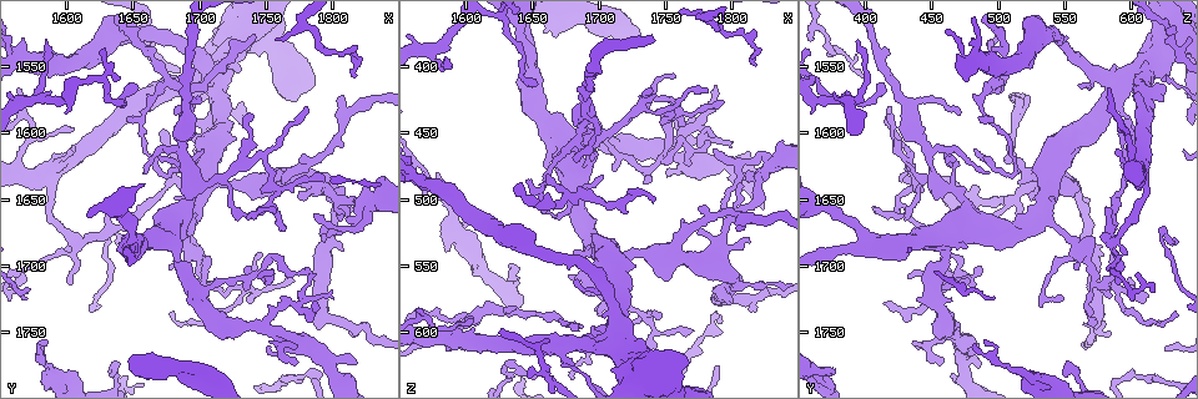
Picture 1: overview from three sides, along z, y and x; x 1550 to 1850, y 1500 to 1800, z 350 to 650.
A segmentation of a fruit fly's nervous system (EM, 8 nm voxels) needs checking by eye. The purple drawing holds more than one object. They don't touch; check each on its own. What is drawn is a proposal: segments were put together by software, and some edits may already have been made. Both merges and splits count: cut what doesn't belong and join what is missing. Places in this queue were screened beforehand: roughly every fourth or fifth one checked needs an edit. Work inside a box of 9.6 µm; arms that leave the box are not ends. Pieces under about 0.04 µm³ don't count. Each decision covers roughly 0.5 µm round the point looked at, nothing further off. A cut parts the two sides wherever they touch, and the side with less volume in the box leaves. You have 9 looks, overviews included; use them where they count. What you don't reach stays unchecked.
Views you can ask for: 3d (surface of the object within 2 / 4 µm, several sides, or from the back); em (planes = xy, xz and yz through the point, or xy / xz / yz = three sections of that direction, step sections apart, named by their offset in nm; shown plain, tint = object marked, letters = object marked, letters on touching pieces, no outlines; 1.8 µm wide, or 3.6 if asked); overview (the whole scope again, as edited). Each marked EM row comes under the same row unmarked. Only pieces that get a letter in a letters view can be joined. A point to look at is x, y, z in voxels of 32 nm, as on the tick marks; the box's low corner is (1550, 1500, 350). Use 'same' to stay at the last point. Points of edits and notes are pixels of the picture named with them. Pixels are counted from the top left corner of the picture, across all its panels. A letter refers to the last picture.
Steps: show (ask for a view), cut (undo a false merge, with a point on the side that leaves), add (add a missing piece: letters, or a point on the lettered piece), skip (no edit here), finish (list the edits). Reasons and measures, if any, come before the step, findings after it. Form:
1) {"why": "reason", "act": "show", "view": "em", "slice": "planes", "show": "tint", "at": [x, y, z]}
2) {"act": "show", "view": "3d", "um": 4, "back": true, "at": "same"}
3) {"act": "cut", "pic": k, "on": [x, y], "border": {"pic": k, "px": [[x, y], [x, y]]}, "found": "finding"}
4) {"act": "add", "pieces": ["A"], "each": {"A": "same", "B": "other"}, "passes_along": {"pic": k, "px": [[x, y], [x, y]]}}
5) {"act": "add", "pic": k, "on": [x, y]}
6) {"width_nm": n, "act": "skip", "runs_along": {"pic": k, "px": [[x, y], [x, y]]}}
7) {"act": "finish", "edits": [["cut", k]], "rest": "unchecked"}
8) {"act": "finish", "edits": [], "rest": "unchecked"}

{"why": "two arms in line, one across", "act": "show", "view": "em", "slice": "xy", "step": 16, "show": "tint", "at": [1606, 1680, 588]}

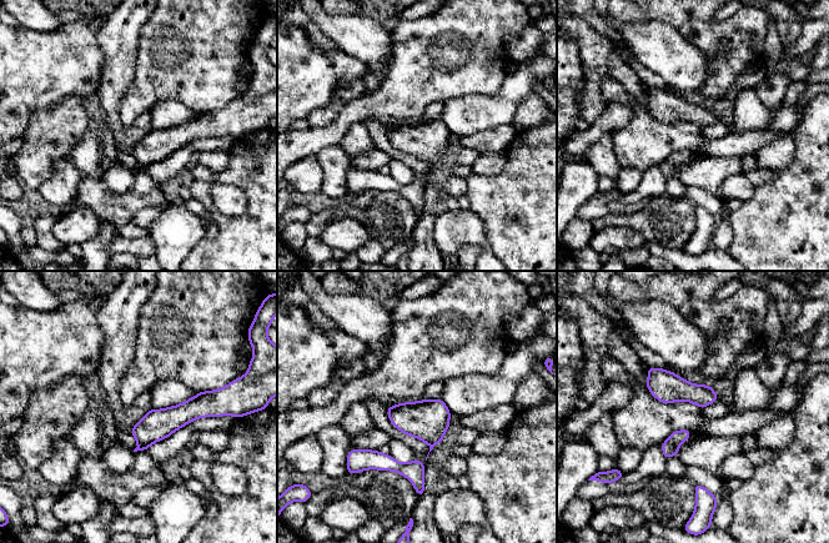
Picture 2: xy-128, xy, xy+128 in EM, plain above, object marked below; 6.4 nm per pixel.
{"act": "show", "view": "em", "slice": "planes", "show": "letters", "at": "same"}

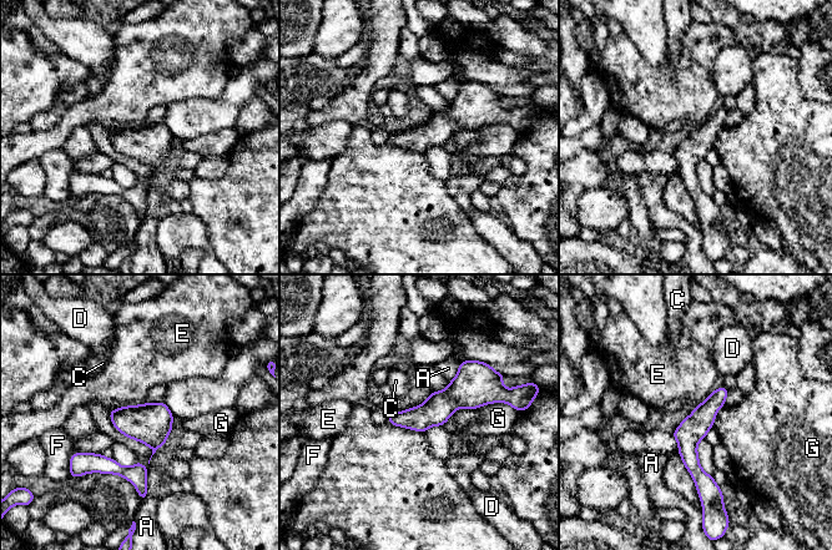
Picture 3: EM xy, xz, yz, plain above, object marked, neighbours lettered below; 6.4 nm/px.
{"act": "skip", "each": {"A": "other", "C": "other", "D": "other", "E": "other", "F": "other", "G": "other"}, "runs_along": {"pic": 3, "px": [[492, 395], [391, 419]]}, "found": "continuous, no second cell"}

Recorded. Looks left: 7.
{"act": "show", "view": "3d", "um": 2, "at": [1590, 1626, 606]}

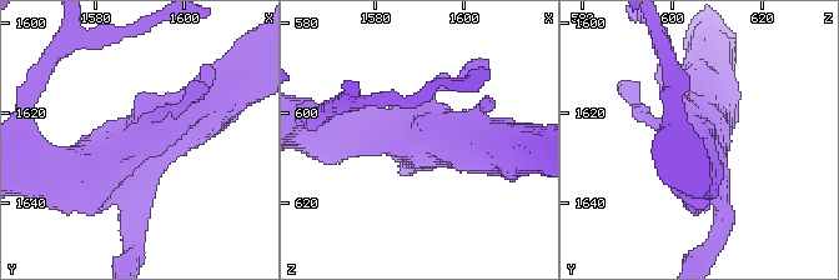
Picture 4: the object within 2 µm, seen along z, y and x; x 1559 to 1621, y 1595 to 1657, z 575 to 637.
{"why": "now the EM", "act": "show", "view": "em", "slice": "xz", "step": 16, "show": "tint", "at": [1589, 1627, 606]}

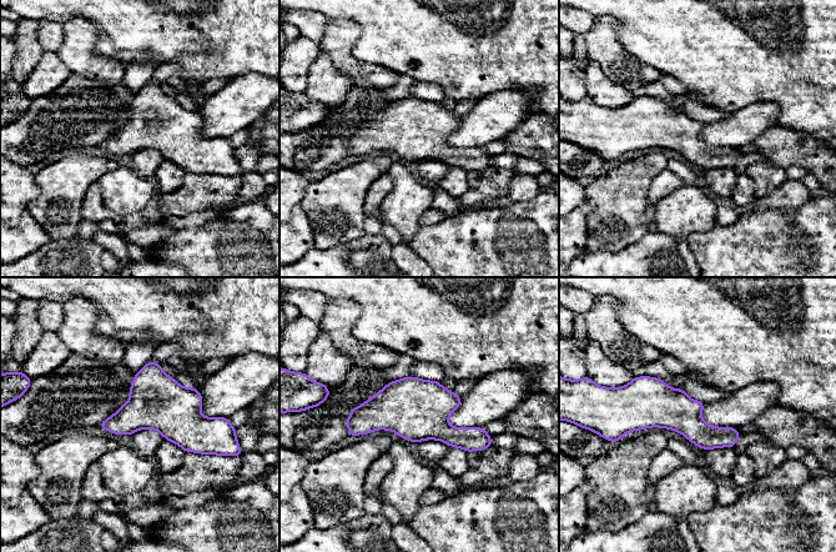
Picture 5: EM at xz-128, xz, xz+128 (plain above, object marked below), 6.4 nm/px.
{"why": "cut it another way", "act": "show", "view": "em", "slice": "yz", "step": 4, "show": "letters", "at": "same"}

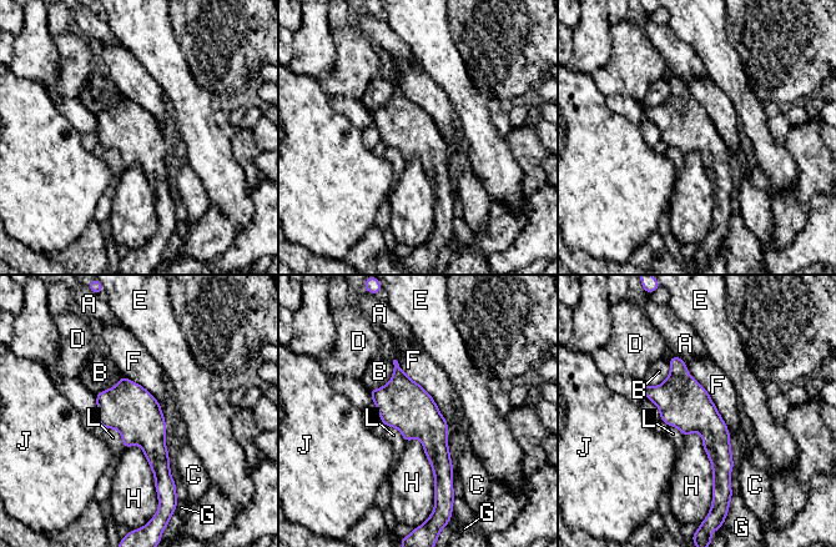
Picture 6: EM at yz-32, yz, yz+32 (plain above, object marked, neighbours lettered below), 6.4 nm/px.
{"longest_contact_nm": ["F", 550], "act": "skip", "each": {"A": "other", "B": "other", "C": "other", "D": "other", "E": "other", "F": "other", "G": "other", "H": "other", "J": "other", "L": "other"}, "found": "one cell here"}

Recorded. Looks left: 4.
{"why": "branch point", "act": "show", "view": "em", "slice": "planes", "show": "tint", "at": [1674, 1562, 498]}

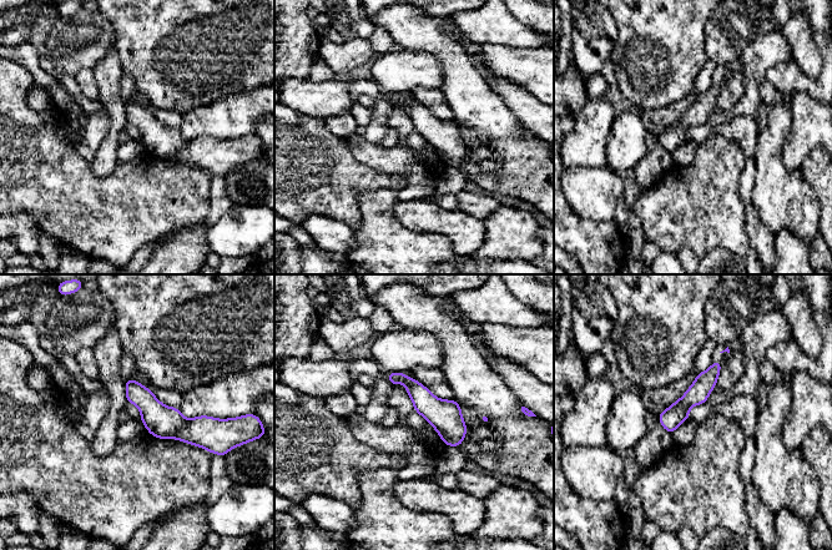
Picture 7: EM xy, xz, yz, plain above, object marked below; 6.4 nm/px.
{"why": "see the neighbours", "act": "show", "view": "em", "slice": "planes", "show": "letters", "at": "same"}

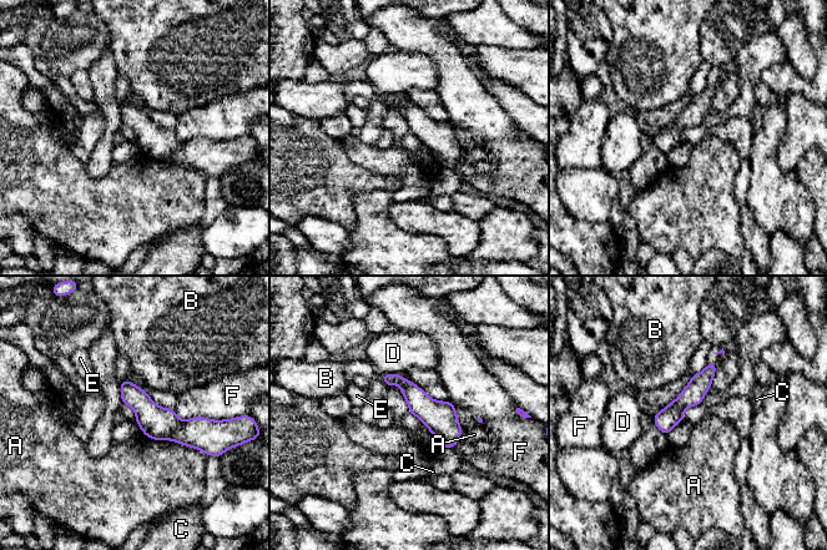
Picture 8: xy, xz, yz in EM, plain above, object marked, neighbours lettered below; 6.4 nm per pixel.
{"longest_contact_nm": ["A", 460], "act": "skip", "each": {"A": "other", "B": "other", "C": "other", "D": "other", "E": "other", "F": "other"}, "border": {"pic": 8, "px": [[142, 430], [207, 454]]}, "found": "all the same cell"}

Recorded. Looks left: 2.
{"why": "thick turns thin", "act": "show", "view": "em", "slice": "planes", "show": "letters", "at": [1732, 1526, 628]}

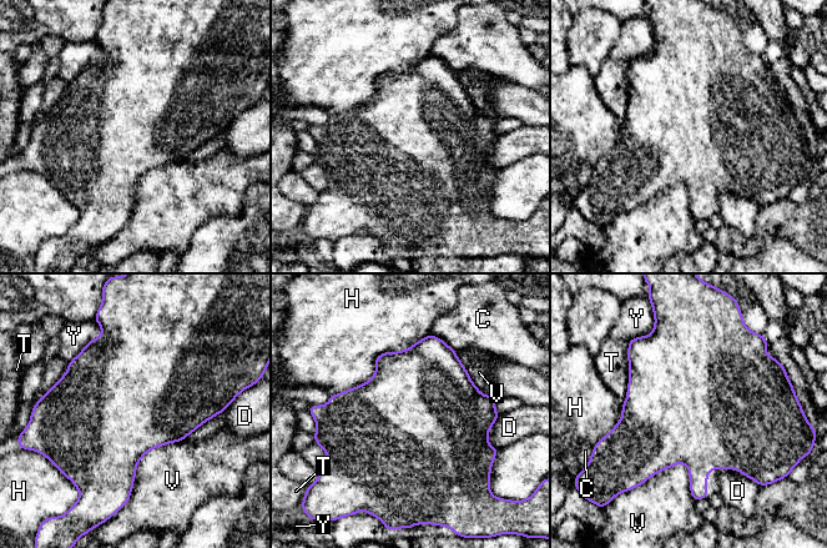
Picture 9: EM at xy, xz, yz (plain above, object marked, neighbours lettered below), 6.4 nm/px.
{"longest_contact_nm": ["H", 750], "act": "skip", "each": {"C": "other", "D": "other", "H": "other", "T": "other", "V": "other", "Y": "other"}, "found": "all the same cell"}

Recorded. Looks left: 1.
{"act": "finish", "edits": [], "rest": "unchecked"}

